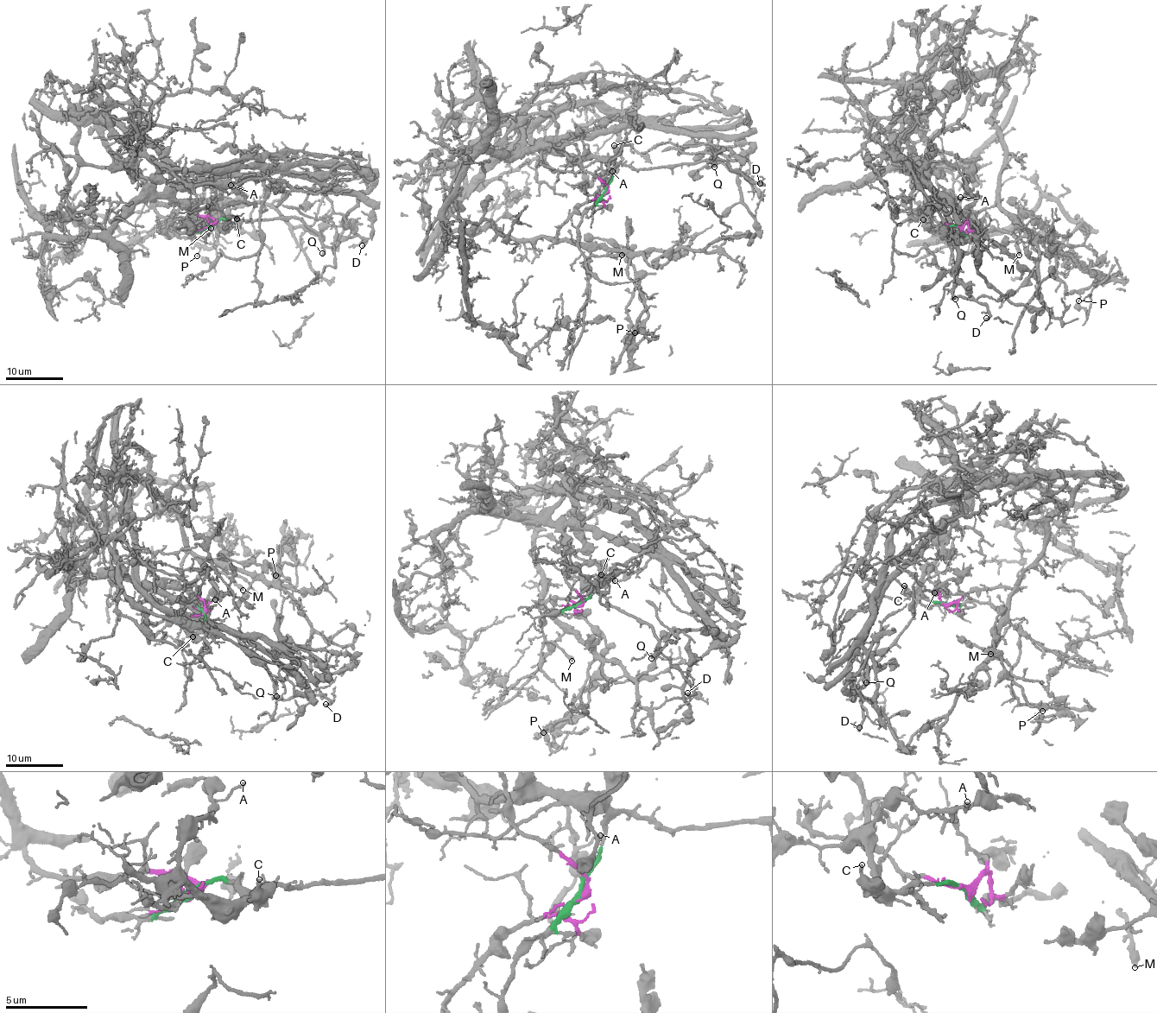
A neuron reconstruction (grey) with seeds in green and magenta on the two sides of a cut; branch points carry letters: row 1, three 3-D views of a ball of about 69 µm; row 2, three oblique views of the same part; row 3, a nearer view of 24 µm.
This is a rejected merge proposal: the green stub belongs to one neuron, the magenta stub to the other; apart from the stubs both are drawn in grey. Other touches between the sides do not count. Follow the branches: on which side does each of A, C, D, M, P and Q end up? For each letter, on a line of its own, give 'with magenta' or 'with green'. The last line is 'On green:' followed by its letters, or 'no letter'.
A: with green
C: with green
D: with green
M: with green
P: with magenta
Q: with green
On green: A, C, D, M, Q

